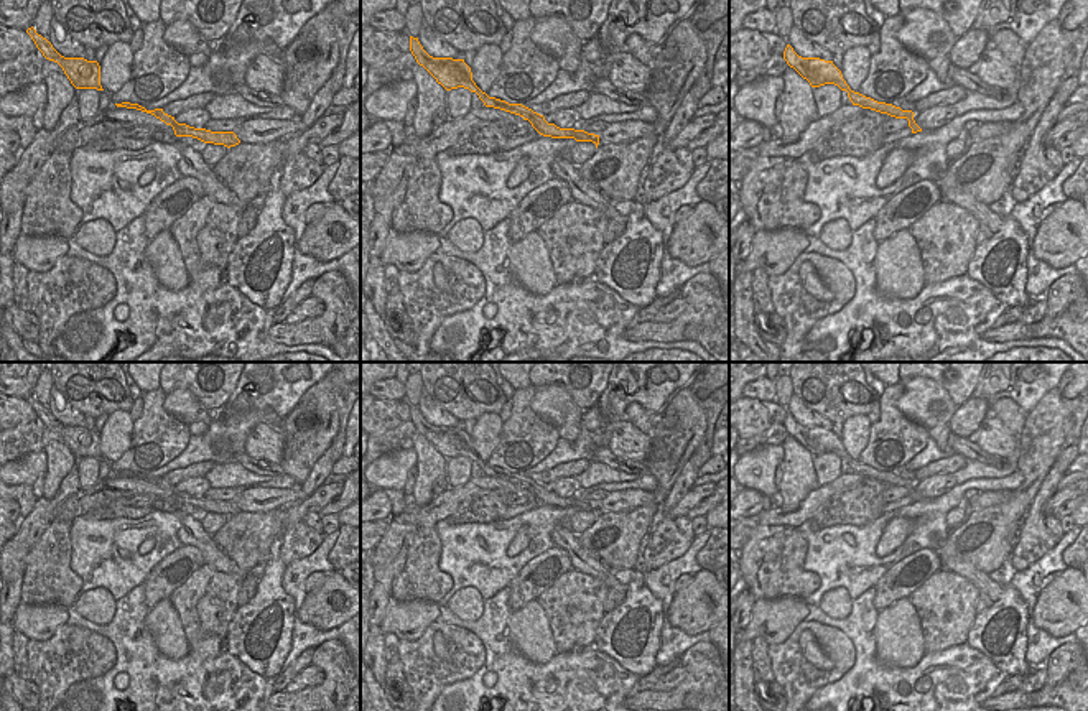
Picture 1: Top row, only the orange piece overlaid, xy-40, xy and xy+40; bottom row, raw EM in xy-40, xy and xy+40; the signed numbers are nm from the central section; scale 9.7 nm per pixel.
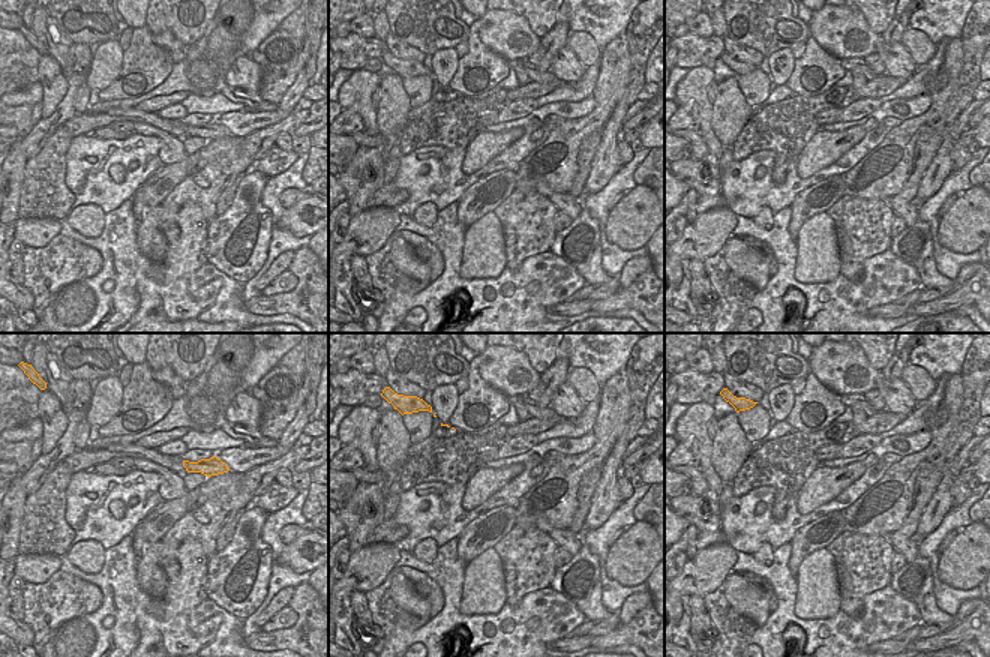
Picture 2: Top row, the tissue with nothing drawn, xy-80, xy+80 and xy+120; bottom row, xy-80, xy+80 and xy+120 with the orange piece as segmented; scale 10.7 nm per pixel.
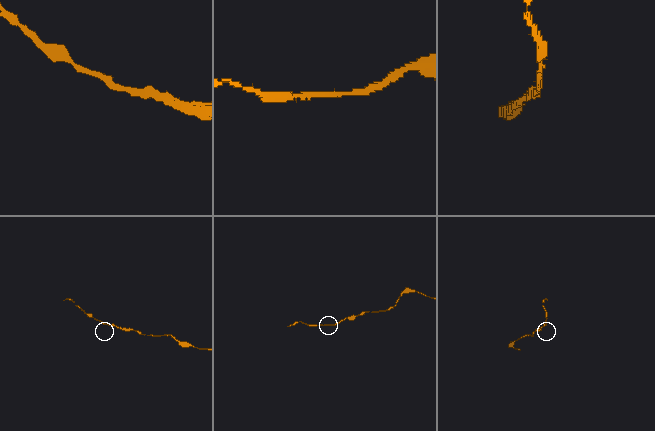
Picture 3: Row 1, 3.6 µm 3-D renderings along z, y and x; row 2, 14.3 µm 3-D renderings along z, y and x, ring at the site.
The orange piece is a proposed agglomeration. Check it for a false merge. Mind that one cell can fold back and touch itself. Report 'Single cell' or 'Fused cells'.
Single cell.

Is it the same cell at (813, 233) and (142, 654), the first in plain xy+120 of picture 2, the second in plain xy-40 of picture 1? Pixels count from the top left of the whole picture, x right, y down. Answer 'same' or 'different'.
different

